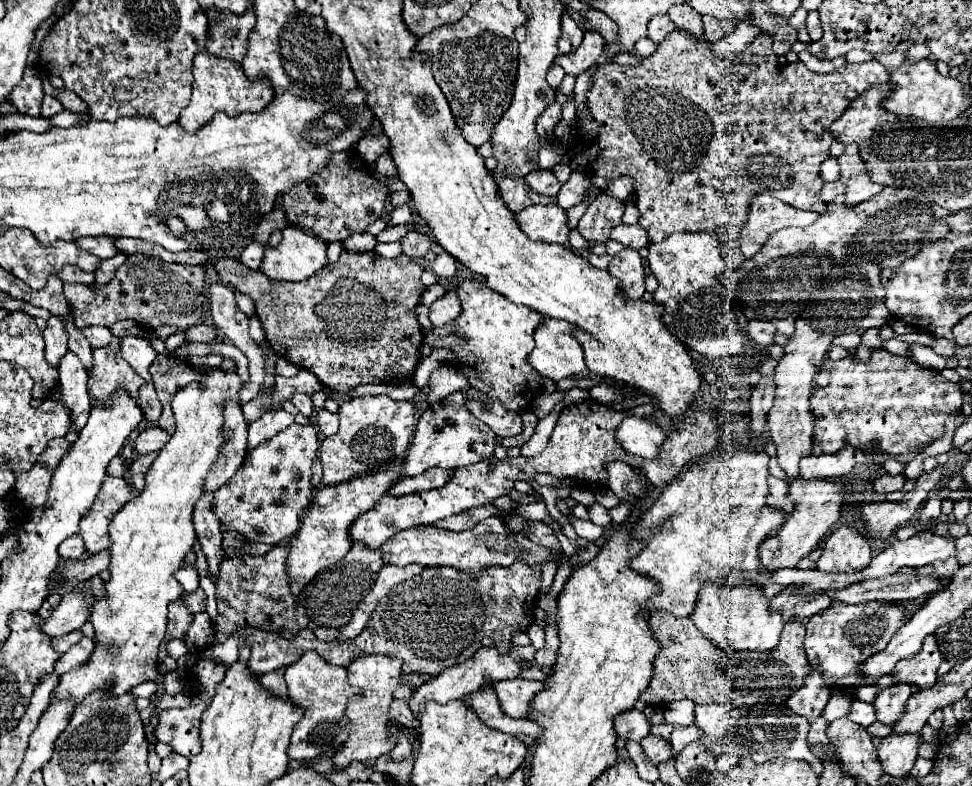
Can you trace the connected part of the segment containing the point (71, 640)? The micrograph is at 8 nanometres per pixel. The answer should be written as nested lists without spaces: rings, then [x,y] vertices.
[[[72,631],[72,633],[68,633],[68,635],[54,637],[54,639],[52,639],[52,645],[54,645],[54,649],[56,649],[58,653],[66,653],[66,651],[68,651],[74,643],[78,643],[82,637],[84,637],[84,635],[82,635],[80,631]]]

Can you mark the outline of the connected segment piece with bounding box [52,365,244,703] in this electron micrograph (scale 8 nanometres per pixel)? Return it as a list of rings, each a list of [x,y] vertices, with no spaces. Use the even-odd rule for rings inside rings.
[[[200,365],[200,367],[196,367],[196,371],[200,375],[198,383],[190,383],[174,393],[172,411],[176,417],[176,431],[170,437],[170,441],[164,445],[164,449],[160,451],[156,461],[150,465],[150,469],[146,473],[144,491],[136,499],[128,501],[110,523],[112,563],[108,569],[110,581],[104,583],[106,599],[94,603],[90,609],[90,621],[96,631],[94,655],[84,667],[64,673],[60,677],[58,687],[54,689],[52,697],[58,697],[58,699],[72,697],[76,703],[80,703],[80,699],[84,699],[84,695],[92,693],[94,689],[104,689],[106,683],[112,683],[112,691],[118,695],[130,691],[132,687],[136,687],[144,681],[154,681],[158,685],[164,683],[164,677],[156,671],[156,667],[148,667],[148,665],[154,665],[158,647],[164,639],[164,631],[166,631],[166,623],[168,623],[168,603],[180,599],[180,595],[182,595],[182,587],[174,579],[174,573],[180,569],[186,553],[192,551],[192,545],[198,539],[198,535],[194,531],[194,521],[192,521],[194,505],[202,497],[206,475],[210,473],[214,461],[220,455],[222,445],[226,443],[226,437],[222,435],[224,401],[230,401],[230,399],[240,401],[240,389],[244,385],[240,375],[234,369]],[[112,643],[116,643],[120,647],[118,655],[108,653],[108,645],[112,645]]]

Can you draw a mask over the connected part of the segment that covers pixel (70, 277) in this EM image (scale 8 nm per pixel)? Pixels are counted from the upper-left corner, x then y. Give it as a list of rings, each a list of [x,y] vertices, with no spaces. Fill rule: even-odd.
[[[64,267],[64,271],[60,271],[58,277],[62,279],[62,283],[84,283],[84,285],[94,283],[94,273],[82,271],[78,267]]]

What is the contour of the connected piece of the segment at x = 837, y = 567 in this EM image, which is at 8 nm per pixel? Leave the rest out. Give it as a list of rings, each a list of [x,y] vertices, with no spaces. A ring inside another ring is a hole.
[[[840,527],[830,533],[824,541],[822,555],[816,563],[820,571],[856,571],[868,565],[872,559],[872,551],[868,539],[856,527]]]

